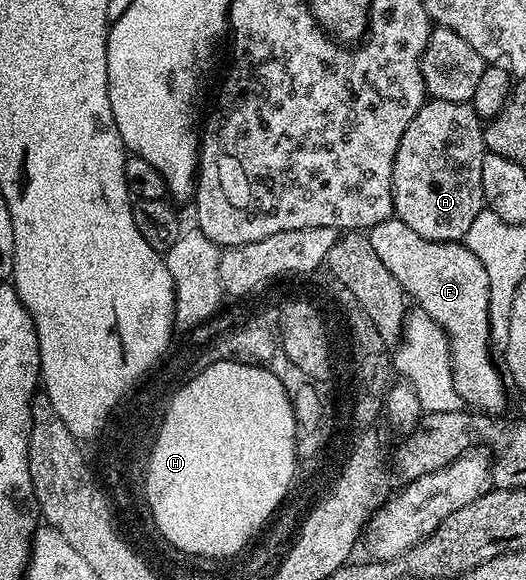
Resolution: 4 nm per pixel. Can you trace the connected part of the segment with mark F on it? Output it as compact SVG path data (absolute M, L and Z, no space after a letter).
M392 216L390 218L386 218L386 220L384 222L382 222L381 224L377 224L376 226L372 226L370 231L369 231L369 237L371 239L371 243L373 244L374 250L376 250L376 252L377 252L378 258L380 258L381 261L385 263L385 268L389 268L389 272L393 272L393 276L397 276L397 280L401 284L401 288L403 289L403 293L407 295L408 299L410 299L410 301L412 303L414 303L414 305L416 307L418 307L418 309L425 311L429 315L429 317L431 317L431 319L433 321L435 321L435 323L439 327L441 327L445 333L447 333L447 348L448 348L448 351L449 351L449 365L451 367L451 375L453 376L453 388L463 398L464 403L466 403L466 405L468 407L474 408L476 411L482 412L484 415L487 415L487 416L490 416L490 414L497 413L498 410L505 409L506 406L507 406L507 390L506 390L505 387L503 387L504 375L501 373L501 370L500 370L501 375L499 375L499 370L498 370L497 367L495 367L494 360L491 359L491 353L493 353L493 347L492 347L492 344L491 344L491 321L489 320L489 274L487 272L485 272L485 264L481 264L481 260L477 260L477 256L473 256L473 252L469 252L469 248L462 241L457 241L457 242L434 242L433 240L425 240L421 236L417 236L417 232L413 232L413 228L409 228L409 224L405 224L404 222L401 221L400 218L394 217L394 216Z

